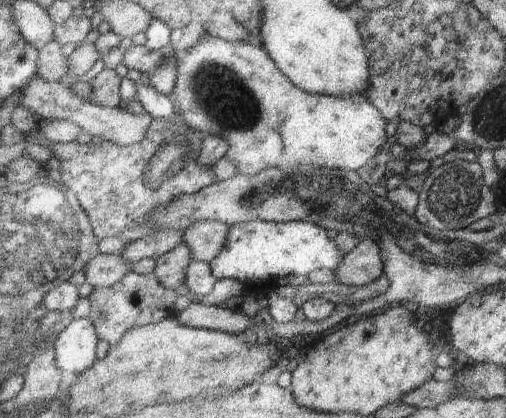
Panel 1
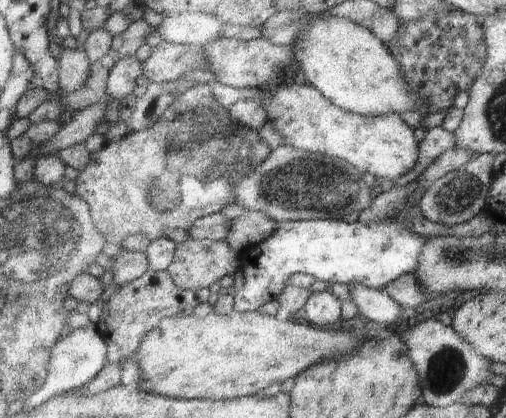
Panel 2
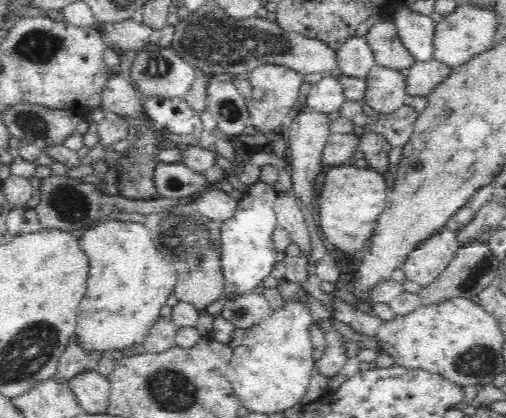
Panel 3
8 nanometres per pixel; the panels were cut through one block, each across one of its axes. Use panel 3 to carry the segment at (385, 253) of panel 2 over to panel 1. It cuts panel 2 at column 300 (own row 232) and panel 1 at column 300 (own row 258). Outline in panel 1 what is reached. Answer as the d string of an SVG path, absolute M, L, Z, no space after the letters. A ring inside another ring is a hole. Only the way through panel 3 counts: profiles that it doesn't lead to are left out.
M265 220L242 223L241 225L231 225L229 242L225 244L225 250L221 250L218 258L210 263L213 274L217 281L225 278L233 278L241 282L246 291L266 289L275 278L311 276L313 272L319 270L336 271L341 262L345 262L347 254L341 254L341 246L337 246L336 238L331 240L327 236L328 229L317 226L316 223L304 221L289 221L288 223L269 222Z

